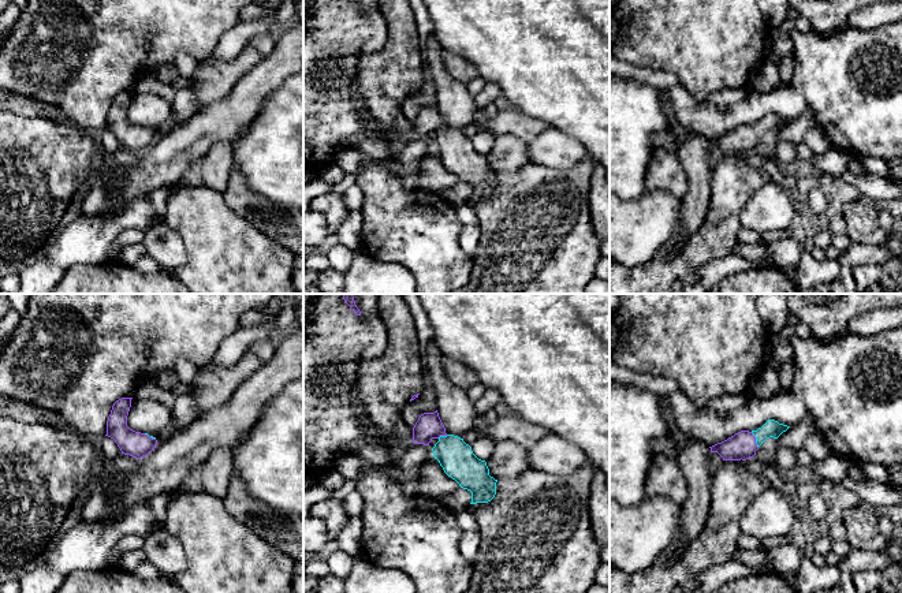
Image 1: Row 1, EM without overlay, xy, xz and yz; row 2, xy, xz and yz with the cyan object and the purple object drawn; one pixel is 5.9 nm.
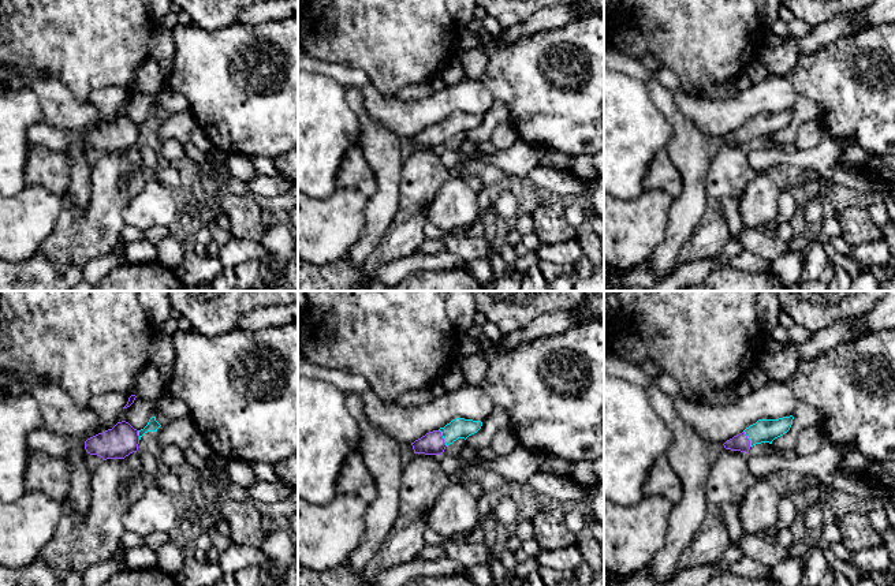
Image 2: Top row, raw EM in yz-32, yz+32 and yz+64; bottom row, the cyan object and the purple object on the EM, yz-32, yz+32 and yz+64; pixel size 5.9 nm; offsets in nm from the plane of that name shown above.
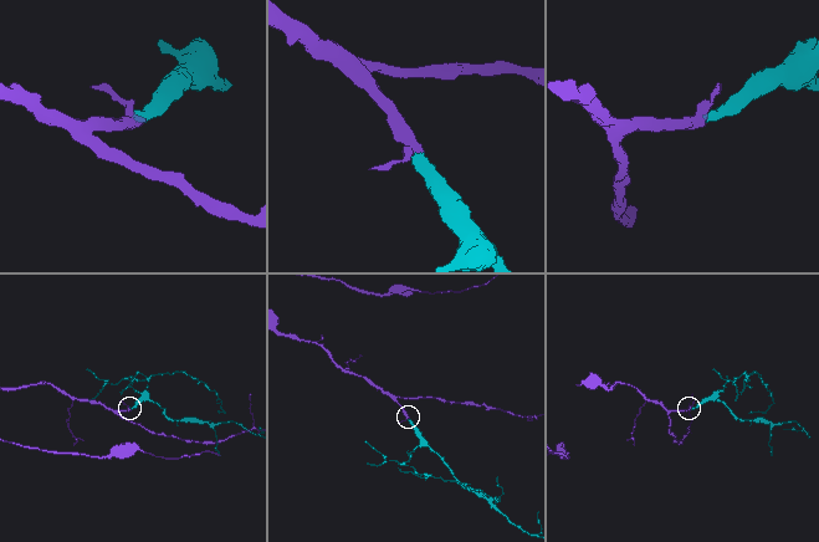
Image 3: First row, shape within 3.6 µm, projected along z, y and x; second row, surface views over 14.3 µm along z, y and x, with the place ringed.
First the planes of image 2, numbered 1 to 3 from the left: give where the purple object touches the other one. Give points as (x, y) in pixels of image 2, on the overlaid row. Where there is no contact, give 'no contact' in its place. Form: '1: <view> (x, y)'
1: yz-32 (138, 435)
2: yz+32 (443, 437)
3: yz+64 (748, 437)

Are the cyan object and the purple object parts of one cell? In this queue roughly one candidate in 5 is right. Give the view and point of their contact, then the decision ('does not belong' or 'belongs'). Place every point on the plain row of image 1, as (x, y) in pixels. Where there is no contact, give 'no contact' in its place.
contact yz (756, 134); belongs

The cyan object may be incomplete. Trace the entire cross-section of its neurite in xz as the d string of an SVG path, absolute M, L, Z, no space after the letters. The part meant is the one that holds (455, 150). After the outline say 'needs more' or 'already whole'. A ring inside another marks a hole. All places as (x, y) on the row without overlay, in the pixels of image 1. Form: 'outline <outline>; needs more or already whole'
outline M437 104L421 108L413 122L413 137L429 139L433 133L439 134L432 142L435 153L448 171L472 186L470 198L491 195L497 174L489 169L487 156L478 153L463 133L446 127Z; needs more

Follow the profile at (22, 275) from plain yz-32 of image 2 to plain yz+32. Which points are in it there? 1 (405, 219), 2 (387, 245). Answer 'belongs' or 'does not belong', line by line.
1: belongs
2: belongs

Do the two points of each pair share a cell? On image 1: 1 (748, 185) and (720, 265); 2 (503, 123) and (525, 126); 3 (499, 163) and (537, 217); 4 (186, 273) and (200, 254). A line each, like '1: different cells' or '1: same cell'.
1: different cells
2: same cell
3: different cells
4: same cell

